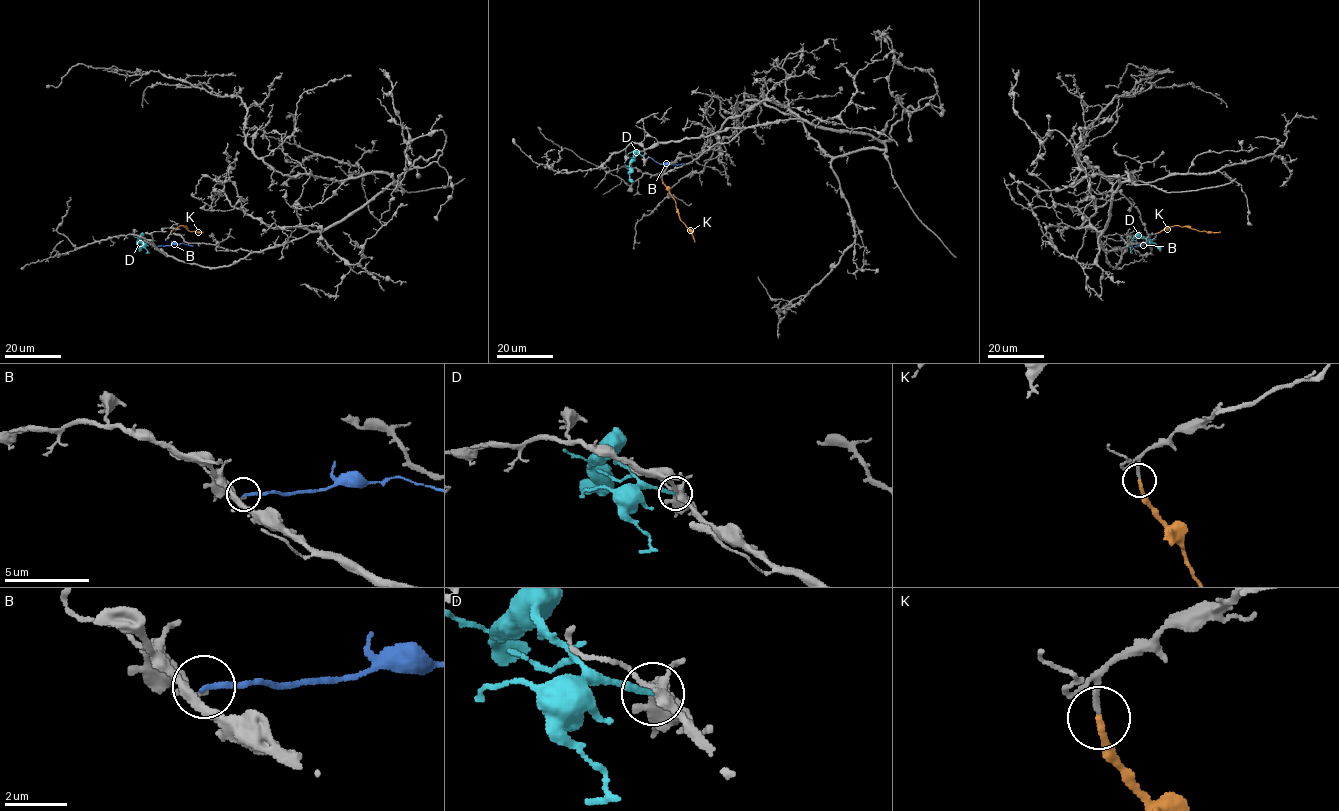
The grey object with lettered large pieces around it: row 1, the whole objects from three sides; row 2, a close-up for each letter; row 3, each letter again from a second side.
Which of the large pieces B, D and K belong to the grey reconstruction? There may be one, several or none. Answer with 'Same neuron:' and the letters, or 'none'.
Same neuron: K

